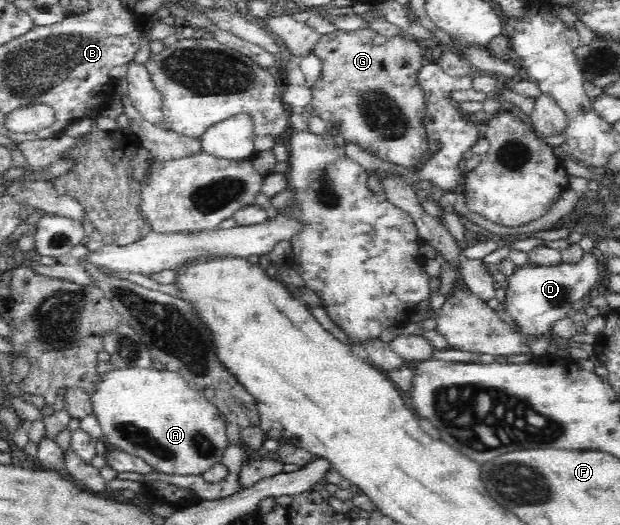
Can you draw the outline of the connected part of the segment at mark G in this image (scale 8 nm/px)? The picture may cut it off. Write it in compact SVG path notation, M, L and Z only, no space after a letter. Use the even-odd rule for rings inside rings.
M368 27L359 31L335 30L326 33L318 38L313 52L322 60L320 77L310 88L312 99L309 104L314 112L332 113L330 121L339 129L338 135L348 143L354 143L358 148L361 147L364 151L394 165L408 169L421 166L424 163L422 159L425 156L429 157L423 126L425 96L424 91L418 86L417 79L424 57L423 43L402 33L386 37Z

